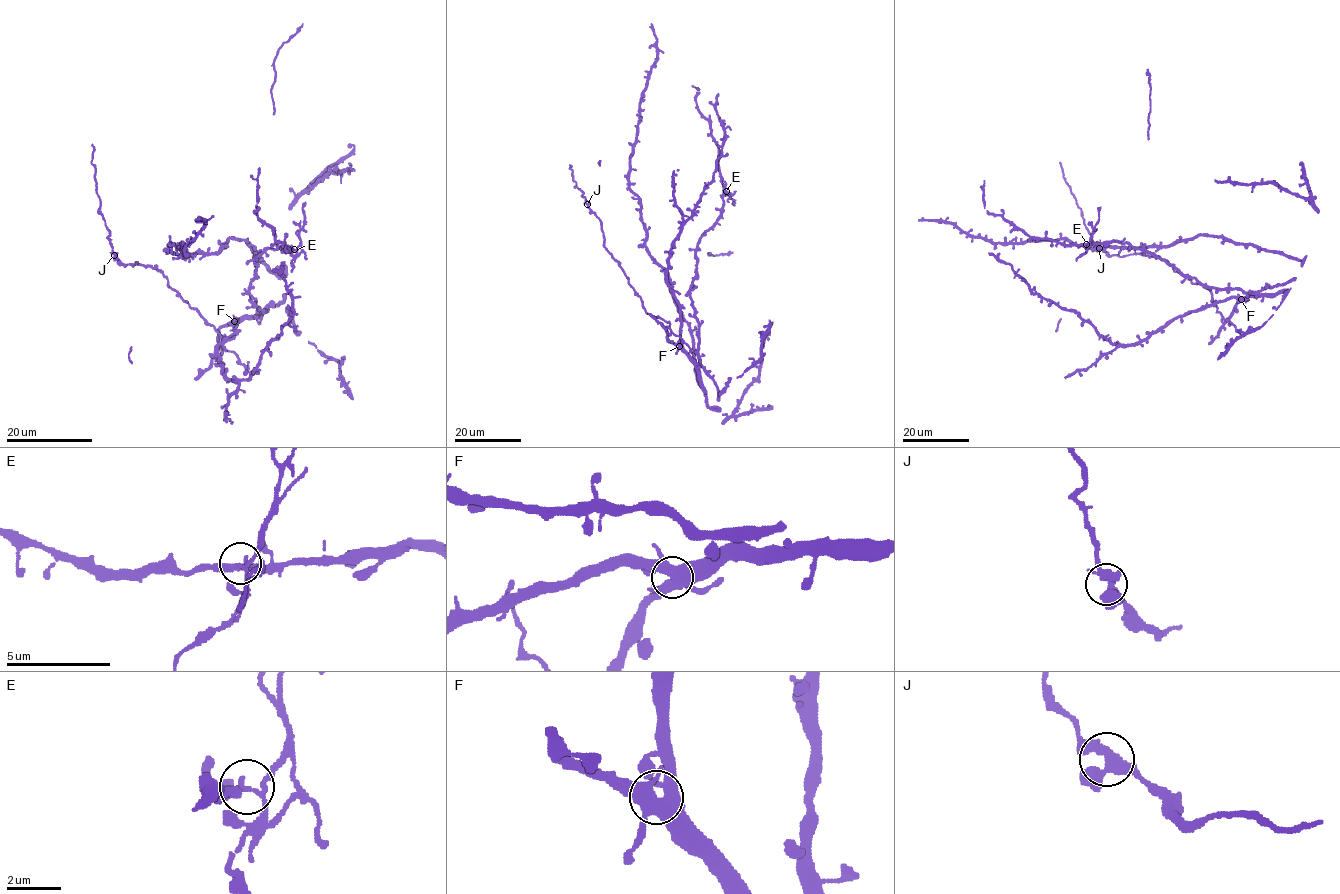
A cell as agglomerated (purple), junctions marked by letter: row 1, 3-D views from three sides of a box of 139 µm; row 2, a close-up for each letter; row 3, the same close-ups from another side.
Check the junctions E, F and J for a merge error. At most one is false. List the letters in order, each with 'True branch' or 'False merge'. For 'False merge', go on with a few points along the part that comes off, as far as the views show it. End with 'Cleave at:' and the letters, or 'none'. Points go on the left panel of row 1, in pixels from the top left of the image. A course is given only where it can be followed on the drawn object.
E: False merge. Course of the part to remove: (294, 250), (299, 244), (305, 202)
F: True branch
J: True branch
Cleave at: E

